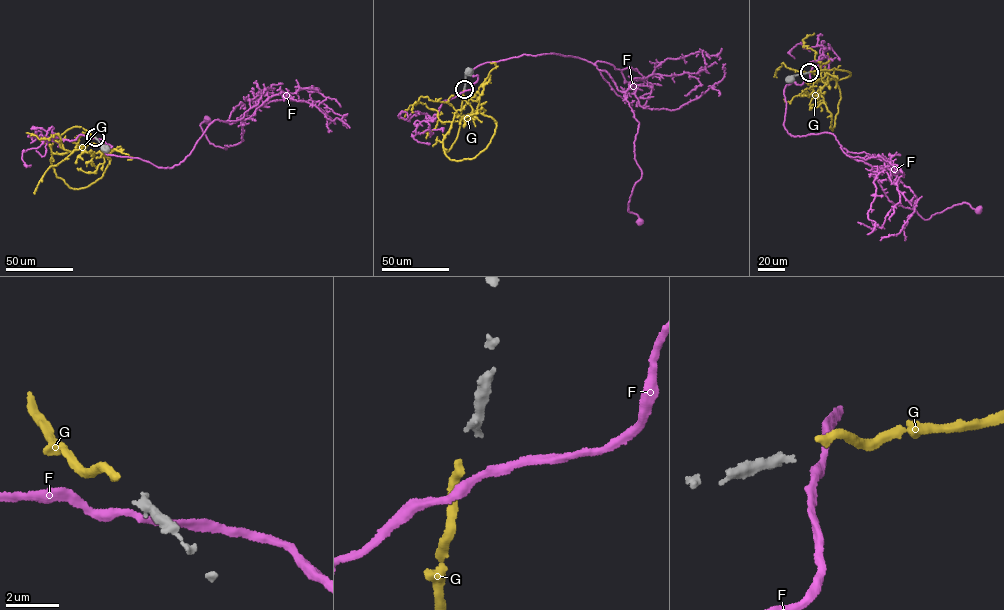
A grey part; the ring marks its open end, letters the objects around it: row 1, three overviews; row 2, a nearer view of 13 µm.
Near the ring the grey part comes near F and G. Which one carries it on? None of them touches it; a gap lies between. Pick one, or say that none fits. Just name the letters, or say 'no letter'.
G

